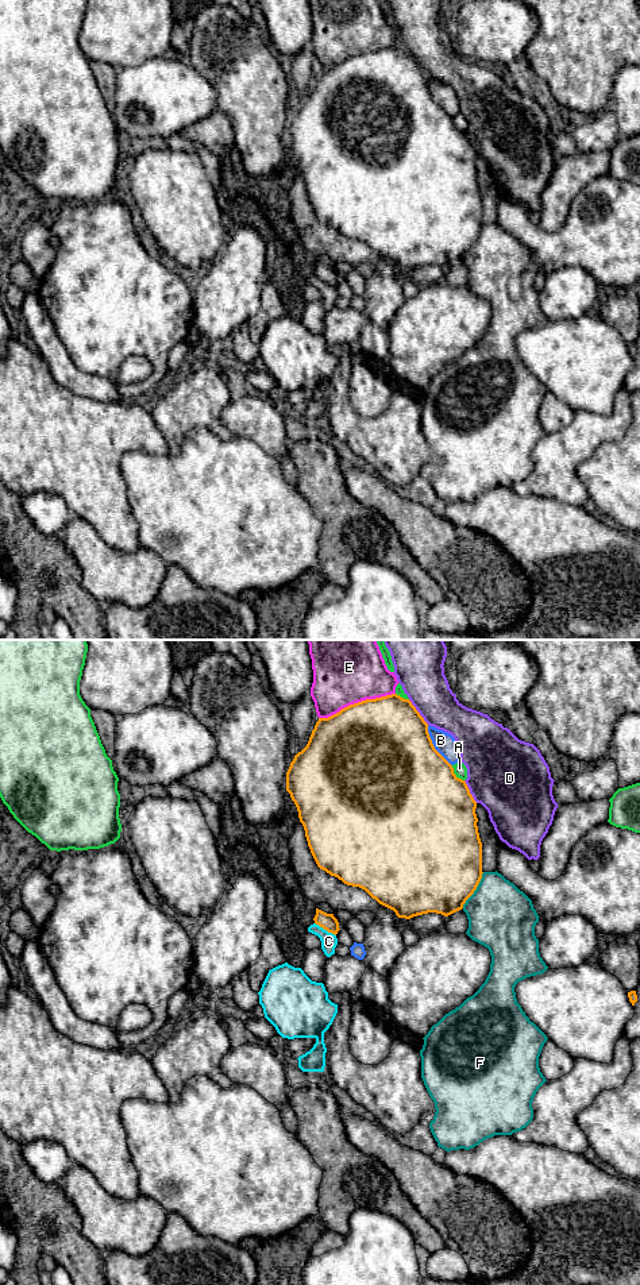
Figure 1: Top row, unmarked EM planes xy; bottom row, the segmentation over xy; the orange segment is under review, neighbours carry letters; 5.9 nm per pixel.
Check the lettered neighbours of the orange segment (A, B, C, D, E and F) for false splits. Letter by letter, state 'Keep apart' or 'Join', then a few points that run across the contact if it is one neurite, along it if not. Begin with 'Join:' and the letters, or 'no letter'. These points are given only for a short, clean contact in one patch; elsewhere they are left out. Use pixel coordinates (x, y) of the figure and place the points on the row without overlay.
Join: no letter
A: Keep apart
B: Keep apart
C: Keep apart. Line: xy (315, 274), (335, 288)
D: Keep apart
E: Keep apart
F: Keep apart

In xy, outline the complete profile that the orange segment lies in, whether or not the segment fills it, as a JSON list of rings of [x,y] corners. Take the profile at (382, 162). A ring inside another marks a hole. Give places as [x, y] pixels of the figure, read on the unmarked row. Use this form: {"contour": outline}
{"contour": [[[392,46],[366,51],[350,57],[328,70],[319,70],[306,99],[290,115],[286,124],[286,143],[297,159],[308,198],[317,219],[347,238],[365,242],[379,256],[393,262],[398,270],[410,271],[428,265],[448,269],[463,261],[482,231],[482,194],[477,178],[477,154],[466,134],[454,126],[452,117],[435,101],[428,85],[428,76],[409,51]]]}

